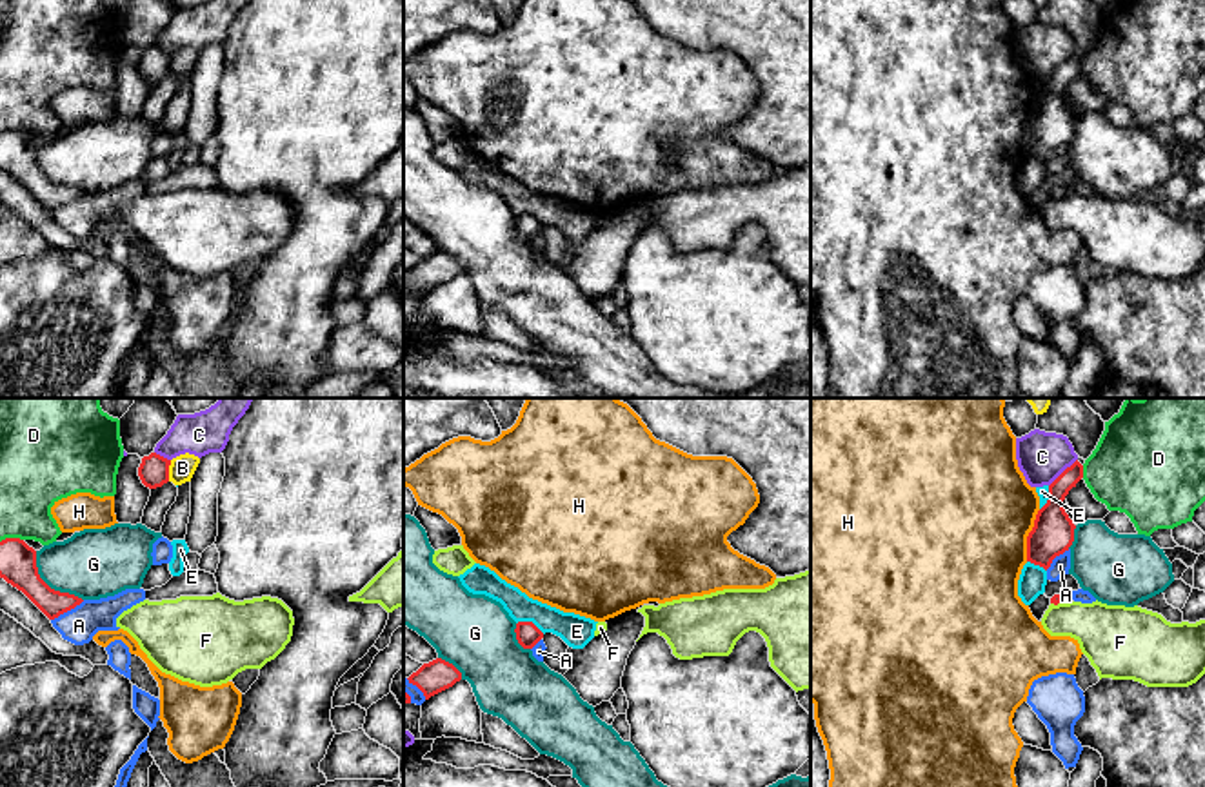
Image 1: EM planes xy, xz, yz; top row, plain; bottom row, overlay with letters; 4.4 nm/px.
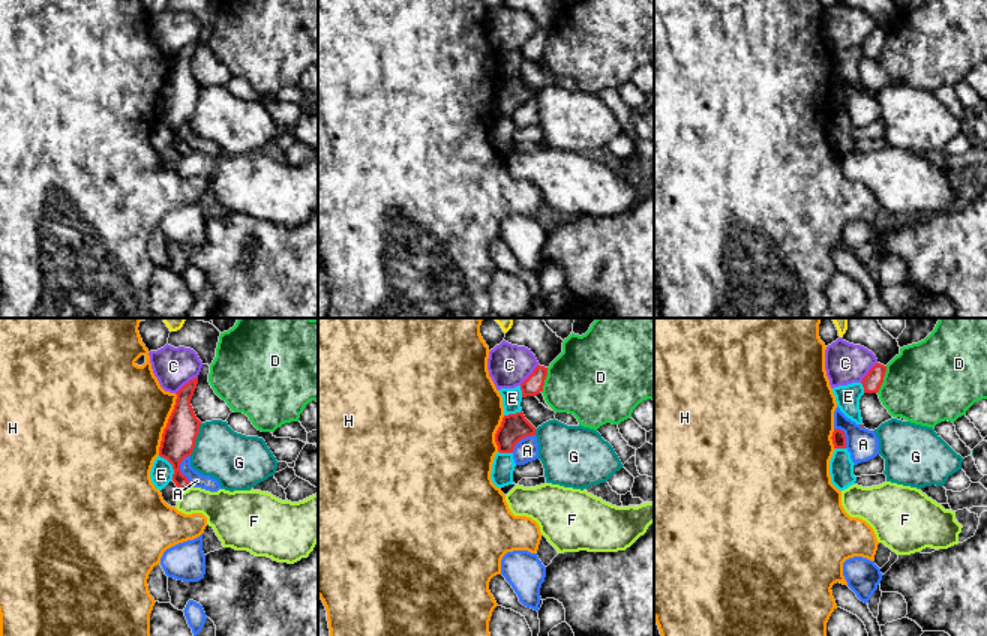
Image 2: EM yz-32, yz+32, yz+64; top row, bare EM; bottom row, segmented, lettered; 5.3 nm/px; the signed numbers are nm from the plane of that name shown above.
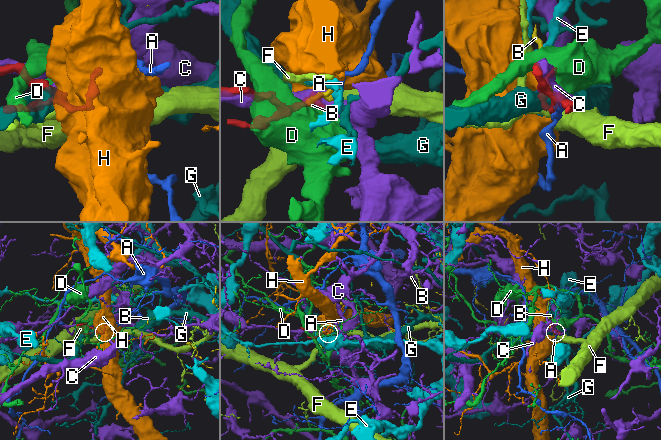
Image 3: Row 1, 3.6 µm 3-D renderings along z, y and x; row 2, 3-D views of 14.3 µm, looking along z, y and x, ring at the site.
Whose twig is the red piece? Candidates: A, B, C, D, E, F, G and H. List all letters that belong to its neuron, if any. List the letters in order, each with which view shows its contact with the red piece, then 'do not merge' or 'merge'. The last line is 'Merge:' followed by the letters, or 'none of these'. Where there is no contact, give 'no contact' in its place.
A: meets red in xy; do not merge
B: meets red in xy; do not merge
C: meets red in yz; do not merge
D: meets red in yz; do not merge
E: meets red in xz; do not merge
F: meets red in yz; do not merge
G: meets red in xy; do not merge
H: meets red in yz; do not merge
Merge: none of these

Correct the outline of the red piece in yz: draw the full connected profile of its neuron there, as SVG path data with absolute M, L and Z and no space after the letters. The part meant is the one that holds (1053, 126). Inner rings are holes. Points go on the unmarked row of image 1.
M1076 53L1049 78L1049 93L1027 129L1027 154L1047 164L1052 153L1072 138L1076 118L1065 105L1063 93L1081 71L1083 58Z

